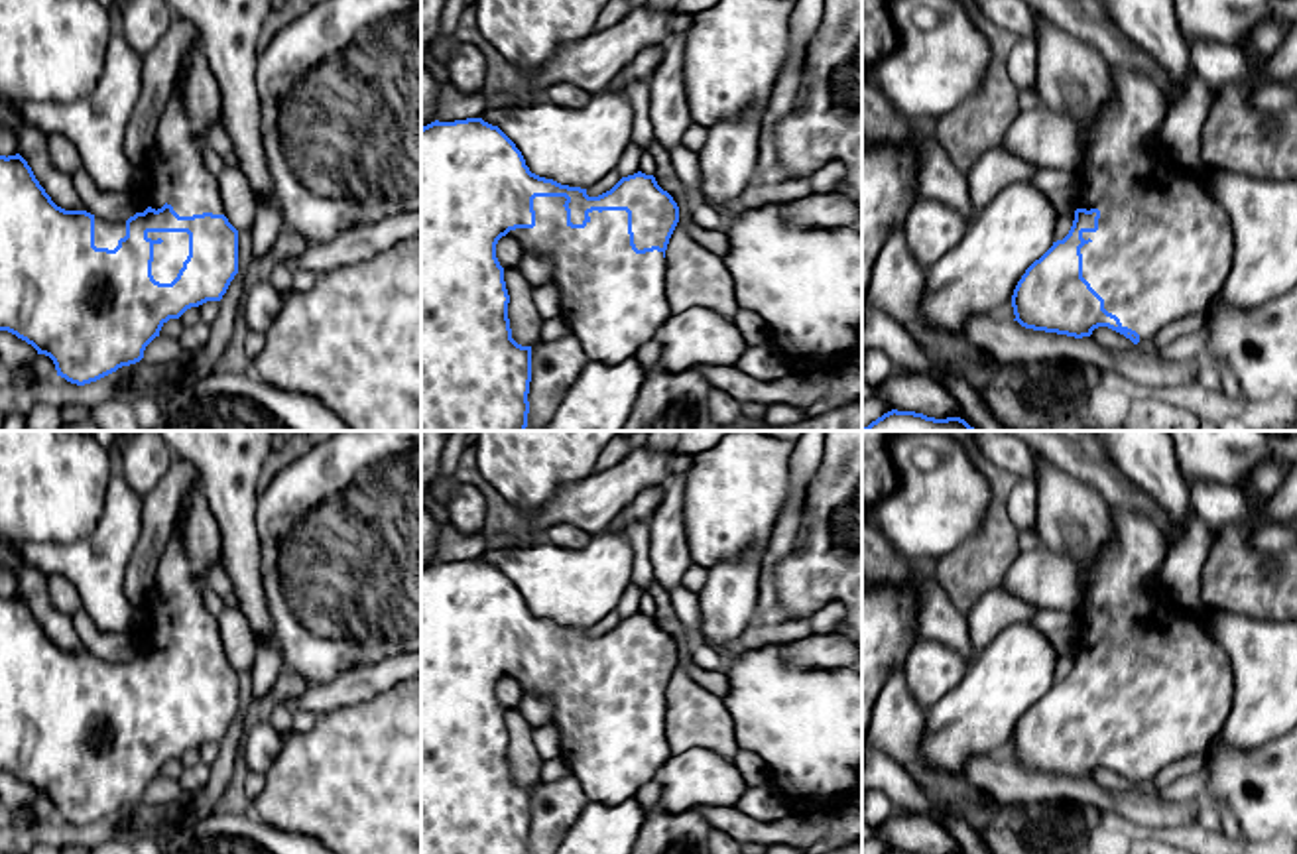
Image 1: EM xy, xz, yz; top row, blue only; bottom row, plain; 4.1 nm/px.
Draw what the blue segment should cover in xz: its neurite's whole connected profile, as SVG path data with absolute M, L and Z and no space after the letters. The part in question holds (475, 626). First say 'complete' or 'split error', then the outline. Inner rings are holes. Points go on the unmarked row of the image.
split error | M482 559L455 563L431 563L421 569L421 854L529 854L531 787L522 787L512 779L508 744L510 736L504 722L504 708L496 699L496 685L502 677L514 677L525 695L543 695L551 701L551 724L559 730L563 760L579 779L588 799L594 803L618 805L636 795L648 781L655 779L657 769L671 758L665 734L665 691L679 663L679 647L663 632L653 616L642 612L622 618L610 632L588 638L587 630L561 626L553 620L529 612L522 592L498 569Z

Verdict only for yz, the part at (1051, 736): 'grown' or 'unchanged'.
grown

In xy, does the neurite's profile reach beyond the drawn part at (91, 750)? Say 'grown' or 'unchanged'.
grown

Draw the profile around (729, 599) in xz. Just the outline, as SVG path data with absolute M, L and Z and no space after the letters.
M766 545L707 569L709 577L697 598L703 620L701 634L712 645L732 647L744 630L756 622L764 553Z

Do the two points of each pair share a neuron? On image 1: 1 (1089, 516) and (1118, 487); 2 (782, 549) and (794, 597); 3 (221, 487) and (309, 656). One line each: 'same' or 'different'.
1: different
2: different
3: different

